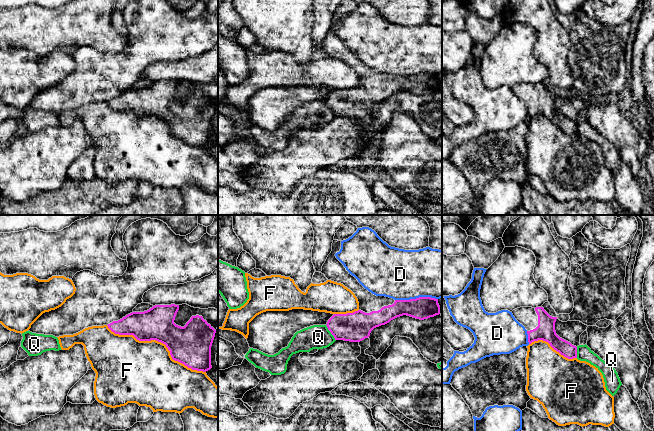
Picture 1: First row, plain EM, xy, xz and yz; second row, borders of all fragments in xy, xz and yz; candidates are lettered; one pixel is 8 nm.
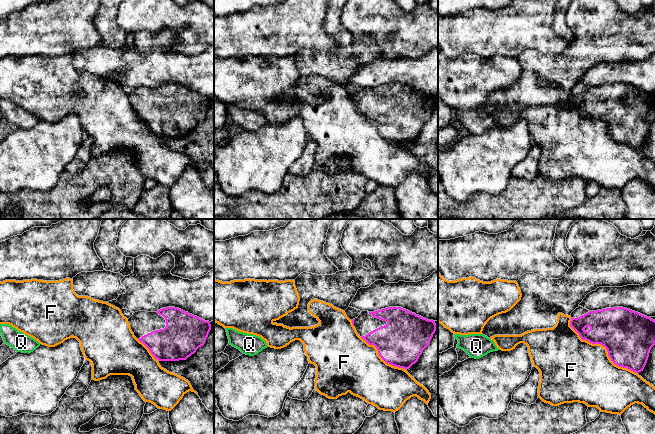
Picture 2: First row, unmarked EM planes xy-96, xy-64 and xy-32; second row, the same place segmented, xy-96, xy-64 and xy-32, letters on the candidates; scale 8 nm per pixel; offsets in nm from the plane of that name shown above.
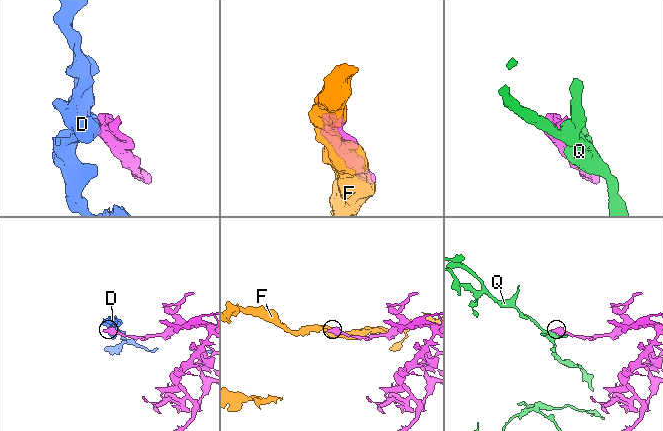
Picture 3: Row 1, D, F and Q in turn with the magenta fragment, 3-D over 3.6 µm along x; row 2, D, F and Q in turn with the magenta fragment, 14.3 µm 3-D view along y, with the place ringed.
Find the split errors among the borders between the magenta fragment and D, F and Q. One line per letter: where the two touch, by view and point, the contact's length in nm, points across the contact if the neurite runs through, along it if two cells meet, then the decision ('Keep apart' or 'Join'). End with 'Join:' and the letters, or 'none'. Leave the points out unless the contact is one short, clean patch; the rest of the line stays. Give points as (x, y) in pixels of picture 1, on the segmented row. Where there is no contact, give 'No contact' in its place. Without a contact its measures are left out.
D: Touches magenta at xz (416, 298). Shared border 340 nm. Keep apart
F: Touches magenta at xy (159, 341). Shared border 900 nm. Keep apart
Q: Touches magenta at xz (331, 333). Shared border 150 nm. Keep apart
Join: none

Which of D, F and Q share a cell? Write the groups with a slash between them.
D / F / Q

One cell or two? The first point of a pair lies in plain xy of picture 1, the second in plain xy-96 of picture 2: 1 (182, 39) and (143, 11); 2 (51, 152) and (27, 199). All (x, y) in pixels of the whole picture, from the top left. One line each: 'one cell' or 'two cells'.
1: one cell
2: two cells

